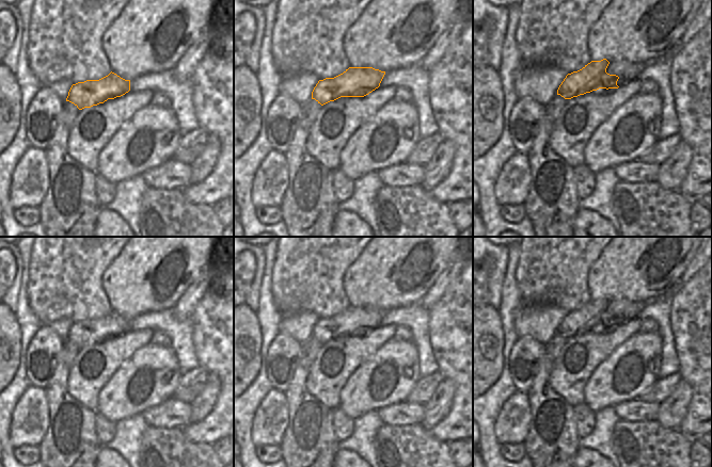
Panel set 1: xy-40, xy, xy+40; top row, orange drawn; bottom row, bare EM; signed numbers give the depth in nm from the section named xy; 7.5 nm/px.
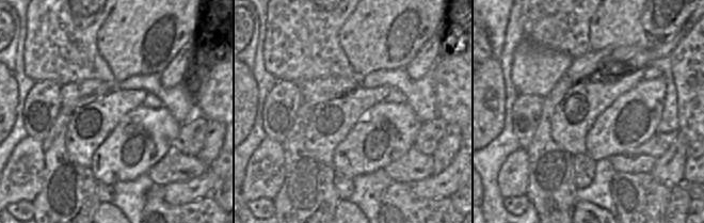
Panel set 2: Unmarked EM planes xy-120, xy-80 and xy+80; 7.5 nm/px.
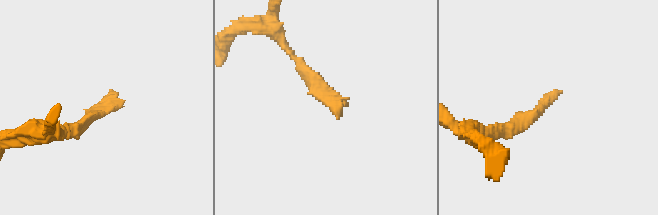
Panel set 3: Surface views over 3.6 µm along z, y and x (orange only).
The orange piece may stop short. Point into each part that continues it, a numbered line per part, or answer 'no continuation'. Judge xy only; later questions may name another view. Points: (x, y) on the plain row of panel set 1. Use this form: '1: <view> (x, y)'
no continuation

